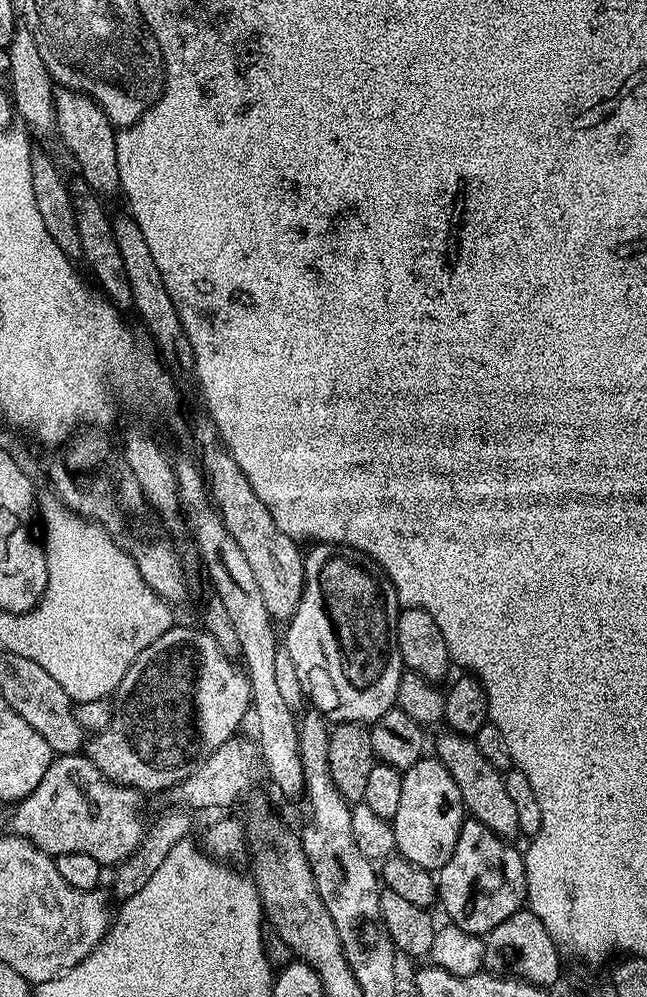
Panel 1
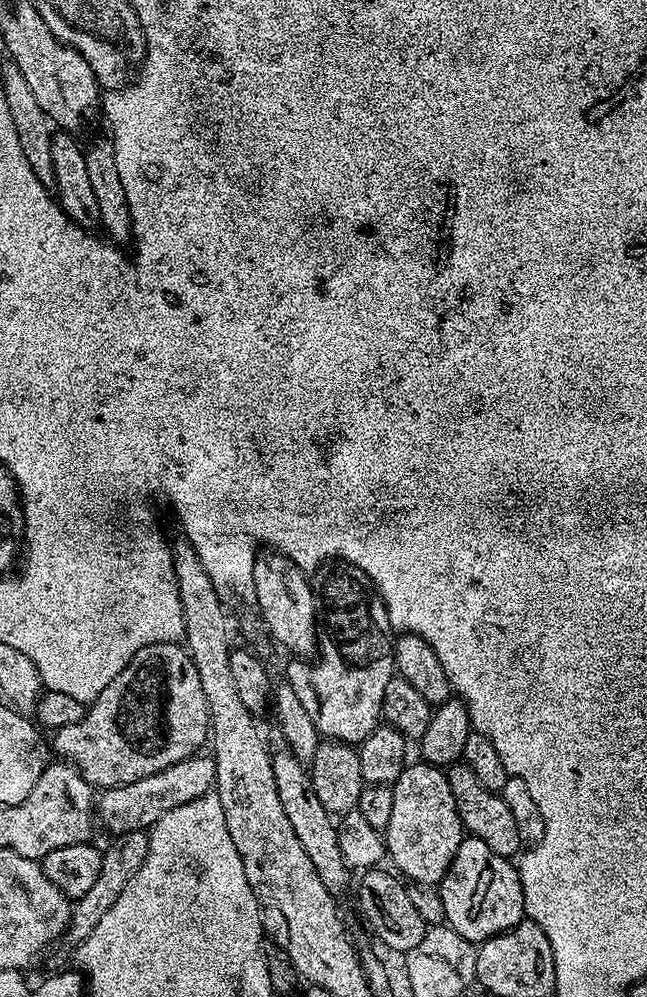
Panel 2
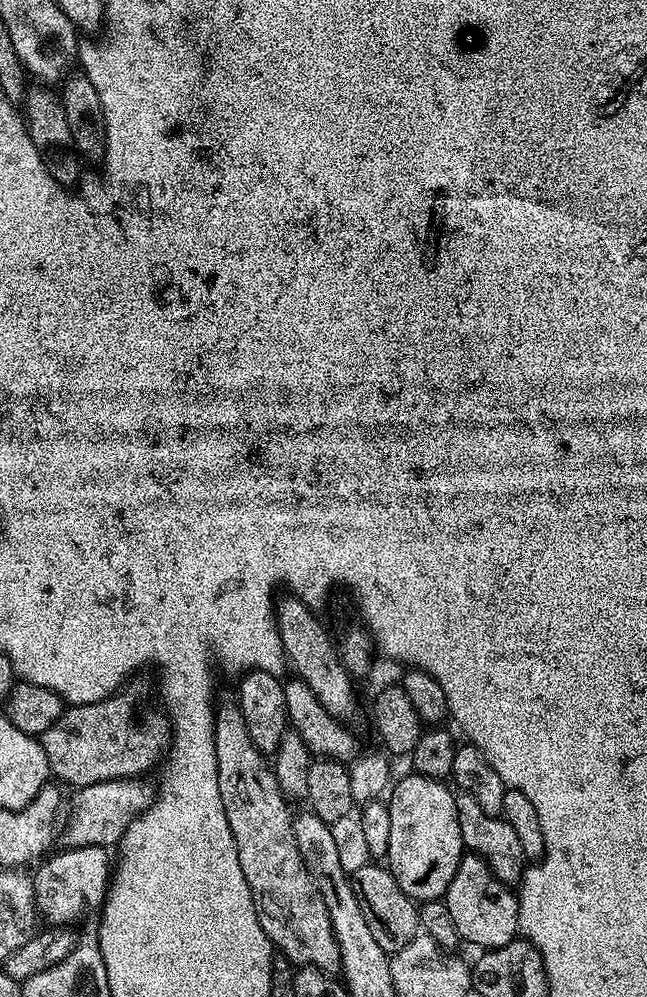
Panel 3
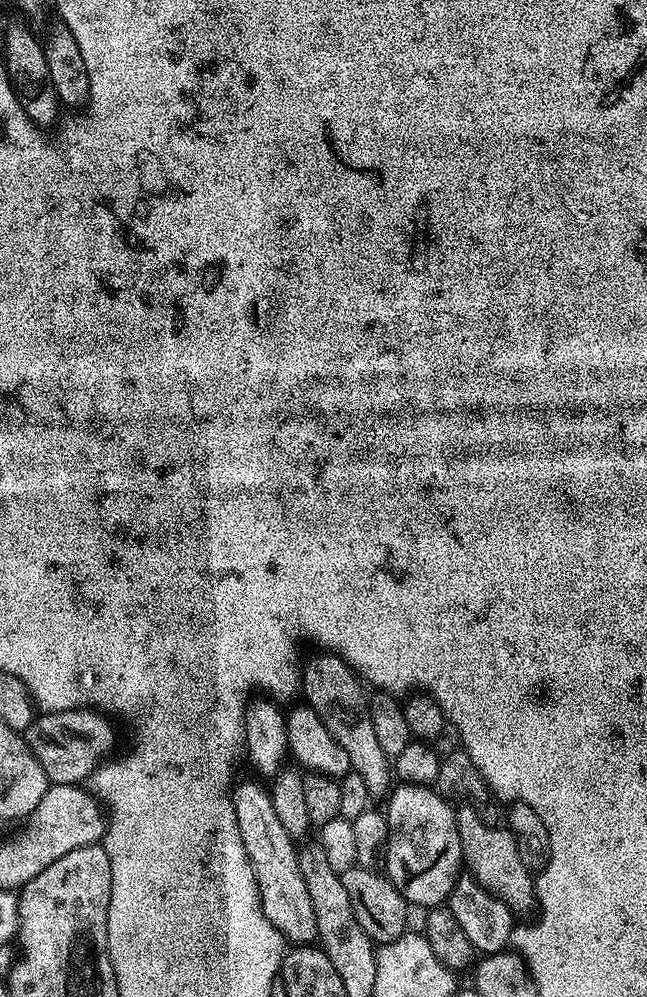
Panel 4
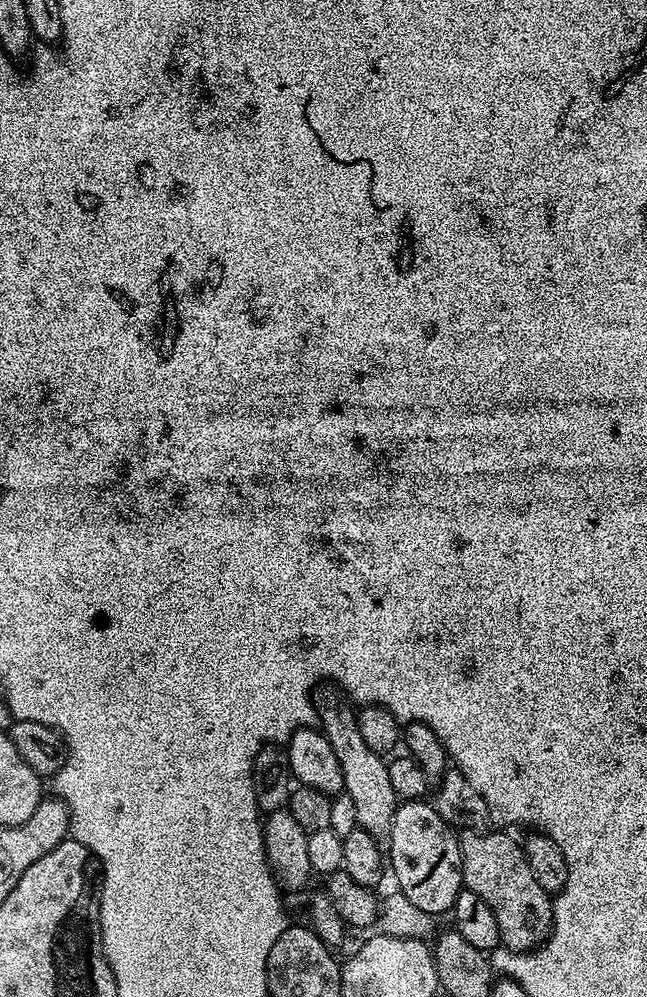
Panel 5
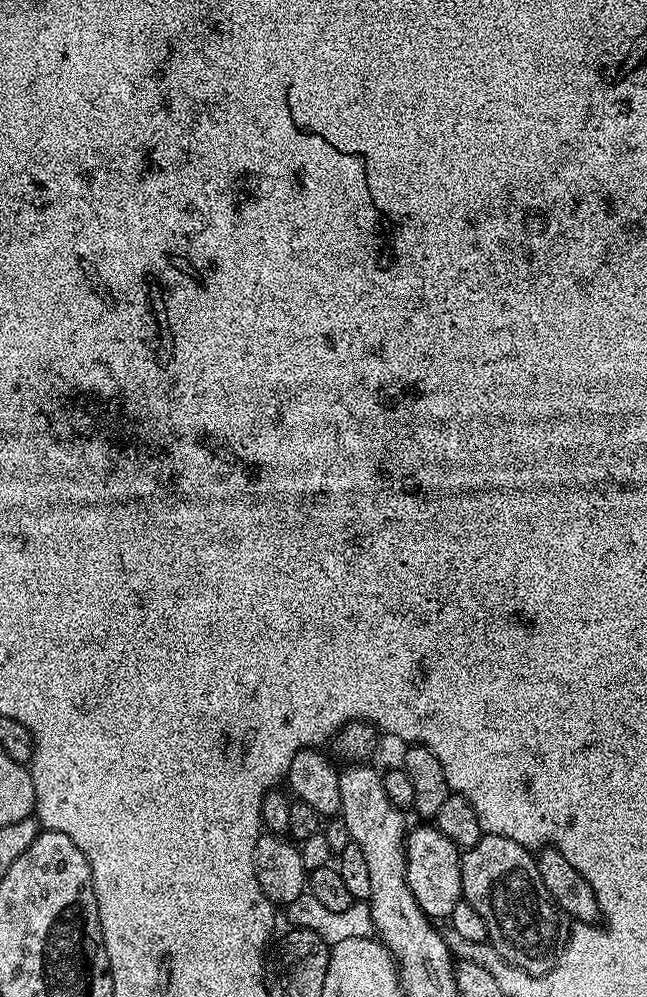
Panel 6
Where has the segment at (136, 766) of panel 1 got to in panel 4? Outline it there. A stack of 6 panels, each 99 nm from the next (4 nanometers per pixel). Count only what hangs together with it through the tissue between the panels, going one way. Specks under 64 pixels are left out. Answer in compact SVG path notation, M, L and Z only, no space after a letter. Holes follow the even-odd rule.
M91 708L40 712L33 715L30 726L22 735L30 746L30 754L38 758L38 766L42 766L49 782L79 785L89 779L98 761L104 758L99 756L106 755L112 746L112 728L108 723L107 715Z

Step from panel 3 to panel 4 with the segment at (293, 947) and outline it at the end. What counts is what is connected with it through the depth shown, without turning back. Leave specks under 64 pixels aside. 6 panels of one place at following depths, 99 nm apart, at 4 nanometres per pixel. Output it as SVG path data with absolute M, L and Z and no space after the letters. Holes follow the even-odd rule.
M255 779L245 784L237 783L232 791L232 805L236 807L238 830L246 846L246 854L258 882L260 905L270 918L270 922L281 934L292 942L312 942L316 940L314 906L310 903L310 894L306 891L306 882L302 879L302 870L298 866L297 841L286 834L278 814L274 810L271 791L264 788Z

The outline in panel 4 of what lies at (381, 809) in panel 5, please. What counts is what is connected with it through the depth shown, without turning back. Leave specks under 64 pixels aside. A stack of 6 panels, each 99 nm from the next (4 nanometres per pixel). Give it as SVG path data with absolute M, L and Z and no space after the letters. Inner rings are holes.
M316 654L312 661L302 668L303 703L322 718L322 726L330 730L330 738L338 742L350 757L350 766L366 784L369 797L381 798L389 795L394 784L394 768L390 757L378 746L378 738L374 734L374 726L368 713L369 693L364 693L365 685L361 683L351 666L341 656Z

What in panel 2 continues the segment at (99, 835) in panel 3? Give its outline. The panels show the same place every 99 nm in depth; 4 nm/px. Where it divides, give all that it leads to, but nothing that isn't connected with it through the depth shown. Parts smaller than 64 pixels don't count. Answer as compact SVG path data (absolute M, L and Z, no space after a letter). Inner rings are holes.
M193 754L166 770L158 770L158 774L150 774L150 778L142 778L126 786L103 789L95 801L94 812L99 823L101 820L112 834L148 830L170 810L213 791L215 782L216 763L212 761L211 755Z

